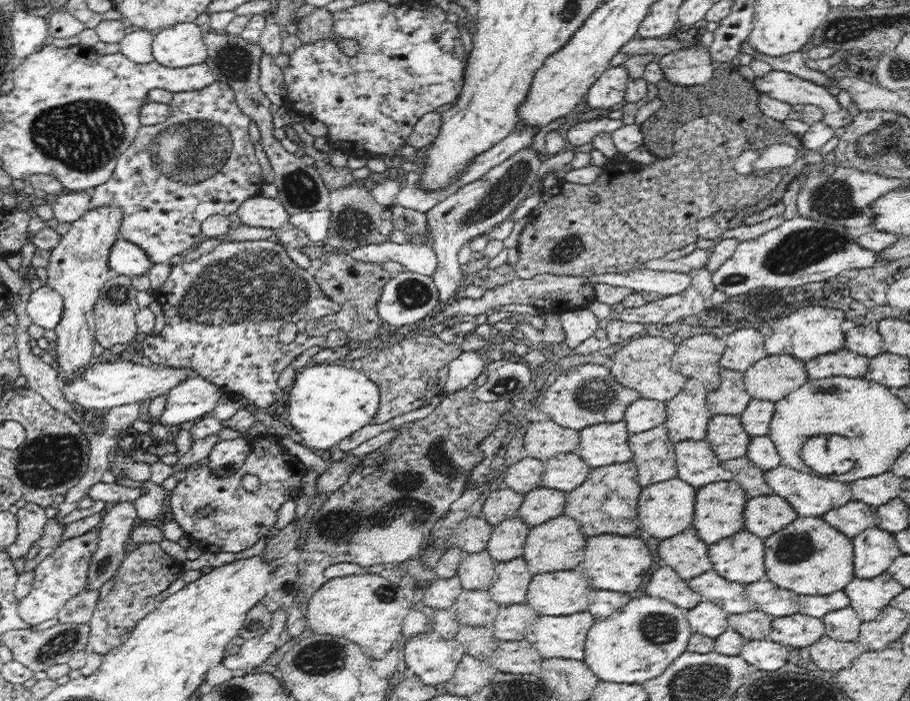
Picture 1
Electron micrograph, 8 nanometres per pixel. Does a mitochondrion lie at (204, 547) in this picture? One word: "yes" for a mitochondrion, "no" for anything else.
no

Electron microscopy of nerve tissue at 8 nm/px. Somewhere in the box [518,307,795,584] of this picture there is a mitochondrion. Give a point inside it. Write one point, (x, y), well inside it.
(593, 395)

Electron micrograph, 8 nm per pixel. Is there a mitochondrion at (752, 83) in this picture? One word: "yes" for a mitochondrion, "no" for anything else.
no

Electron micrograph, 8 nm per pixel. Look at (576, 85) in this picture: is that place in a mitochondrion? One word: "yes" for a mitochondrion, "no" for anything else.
no

